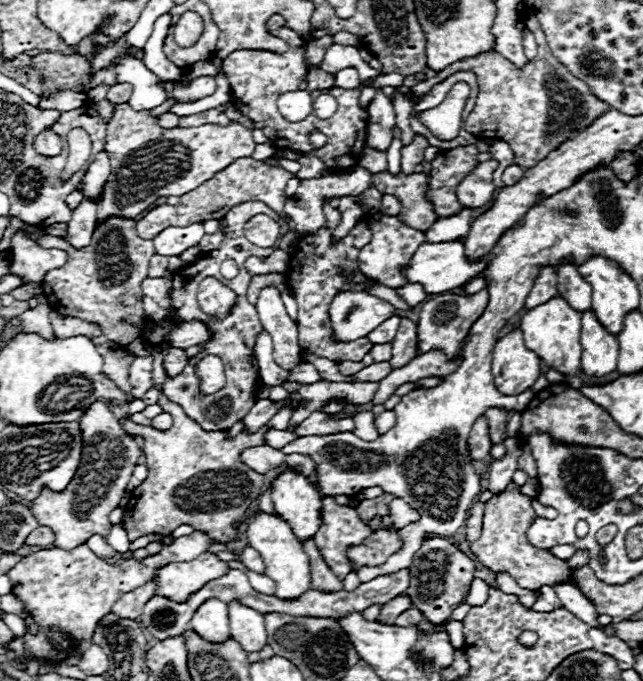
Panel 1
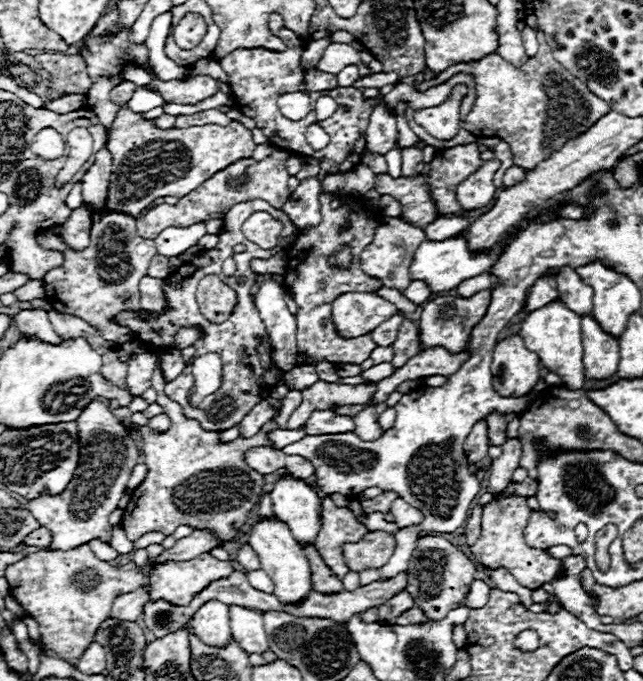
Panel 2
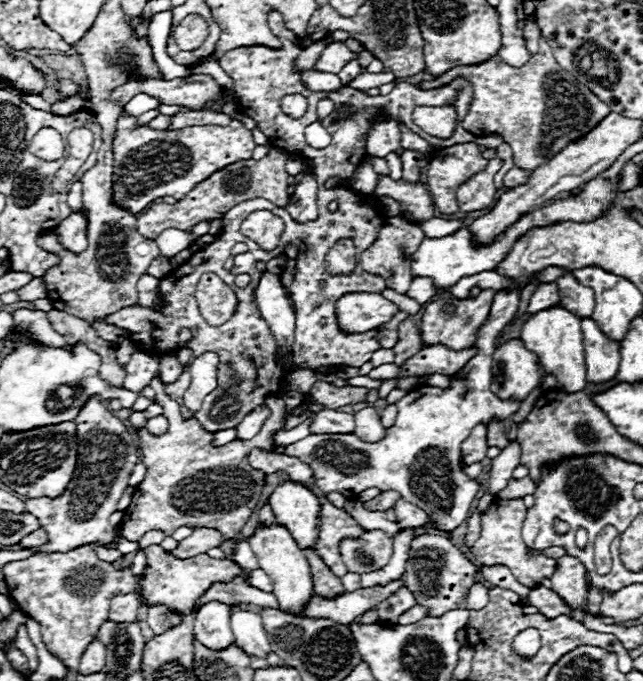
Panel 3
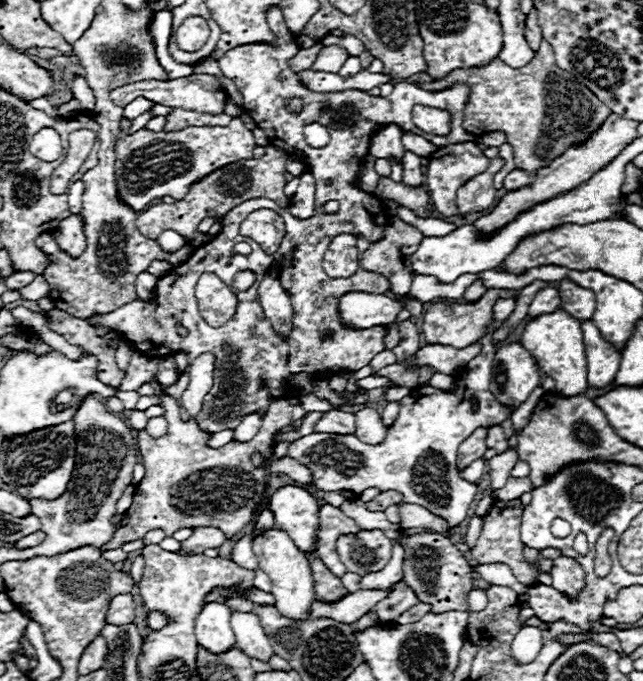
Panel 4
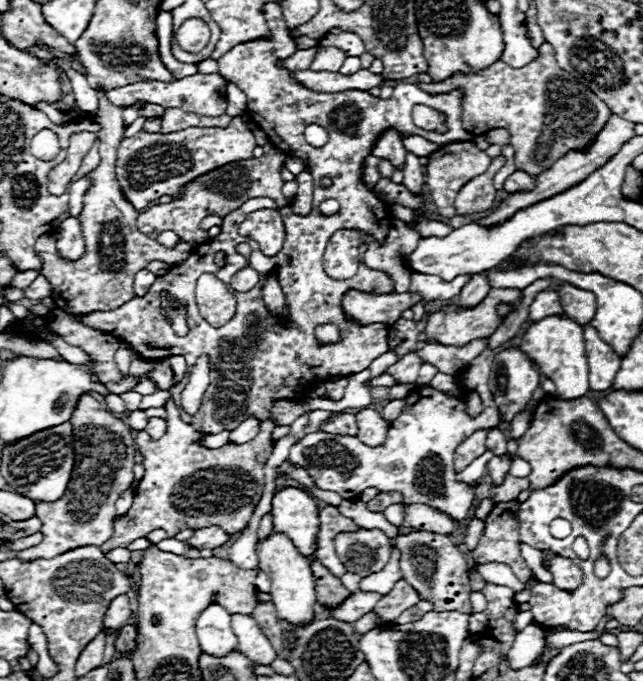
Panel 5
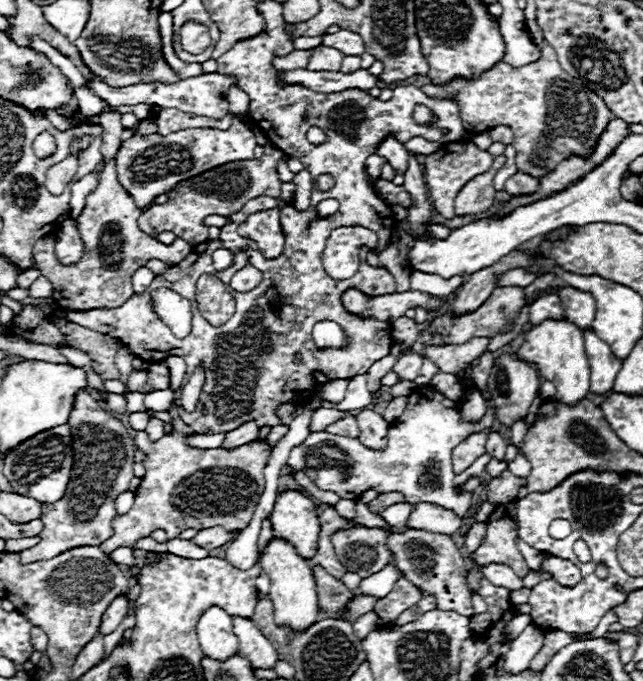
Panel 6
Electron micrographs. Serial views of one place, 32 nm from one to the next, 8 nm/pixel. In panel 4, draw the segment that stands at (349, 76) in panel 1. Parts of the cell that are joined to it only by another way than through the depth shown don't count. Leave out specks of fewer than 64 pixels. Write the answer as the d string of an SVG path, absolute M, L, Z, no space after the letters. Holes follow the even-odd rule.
M350 56L346 62L344 62L344 66L340 68L340 76L354 76L354 74L358 74L362 70L362 66L360 66L360 60L358 60L358 56Z

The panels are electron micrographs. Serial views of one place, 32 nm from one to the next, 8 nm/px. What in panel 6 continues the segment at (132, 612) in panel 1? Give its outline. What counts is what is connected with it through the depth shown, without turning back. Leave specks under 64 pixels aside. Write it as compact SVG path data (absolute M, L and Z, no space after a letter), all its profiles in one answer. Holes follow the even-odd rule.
M118 596L118 598L114 598L114 600L110 602L110 606L106 608L104 616L102 616L102 622L100 622L100 630L98 630L98 634L106 636L106 634L114 632L114 630L118 628L118 624L124 620L126 612L128 612L126 596Z

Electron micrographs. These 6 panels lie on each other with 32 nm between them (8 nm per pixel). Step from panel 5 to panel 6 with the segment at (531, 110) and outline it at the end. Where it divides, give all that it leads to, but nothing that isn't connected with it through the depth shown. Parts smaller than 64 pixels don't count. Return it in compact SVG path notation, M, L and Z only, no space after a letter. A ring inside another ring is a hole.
M542 46L542 58L534 64L514 68L506 62L496 64L478 80L454 80L446 86L424 84L422 90L432 98L454 98L460 108L462 126L468 132L482 132L494 126L510 126L514 132L518 170L542 178L568 156L592 156L606 124L612 120L610 110L590 88L574 80L560 68L552 46Z

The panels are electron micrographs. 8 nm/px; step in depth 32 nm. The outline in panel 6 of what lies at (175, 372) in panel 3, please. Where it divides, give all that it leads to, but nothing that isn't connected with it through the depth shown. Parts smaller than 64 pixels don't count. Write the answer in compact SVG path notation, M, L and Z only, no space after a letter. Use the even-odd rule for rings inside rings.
M154 362L148 370L148 384L154 388L154 390L166 390L168 384L170 384L170 374L168 374L168 368L164 362Z

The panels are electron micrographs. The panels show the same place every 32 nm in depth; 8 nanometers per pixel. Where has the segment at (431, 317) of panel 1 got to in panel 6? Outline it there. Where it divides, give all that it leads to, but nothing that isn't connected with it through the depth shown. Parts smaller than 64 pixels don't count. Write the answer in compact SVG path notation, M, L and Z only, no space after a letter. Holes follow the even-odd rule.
M504 286L504 288L496 288L496 292L490 296L490 300L486 300L486 304L482 304L482 308L478 308L478 312L460 316L460 318L452 318L450 314L442 314L436 316L430 324L430 330L436 334L446 332L446 342L448 344L464 344L466 340L474 338L474 336L496 336L496 334L504 334L508 330L512 330L514 320L518 318L520 310L526 306L526 292L520 286Z

